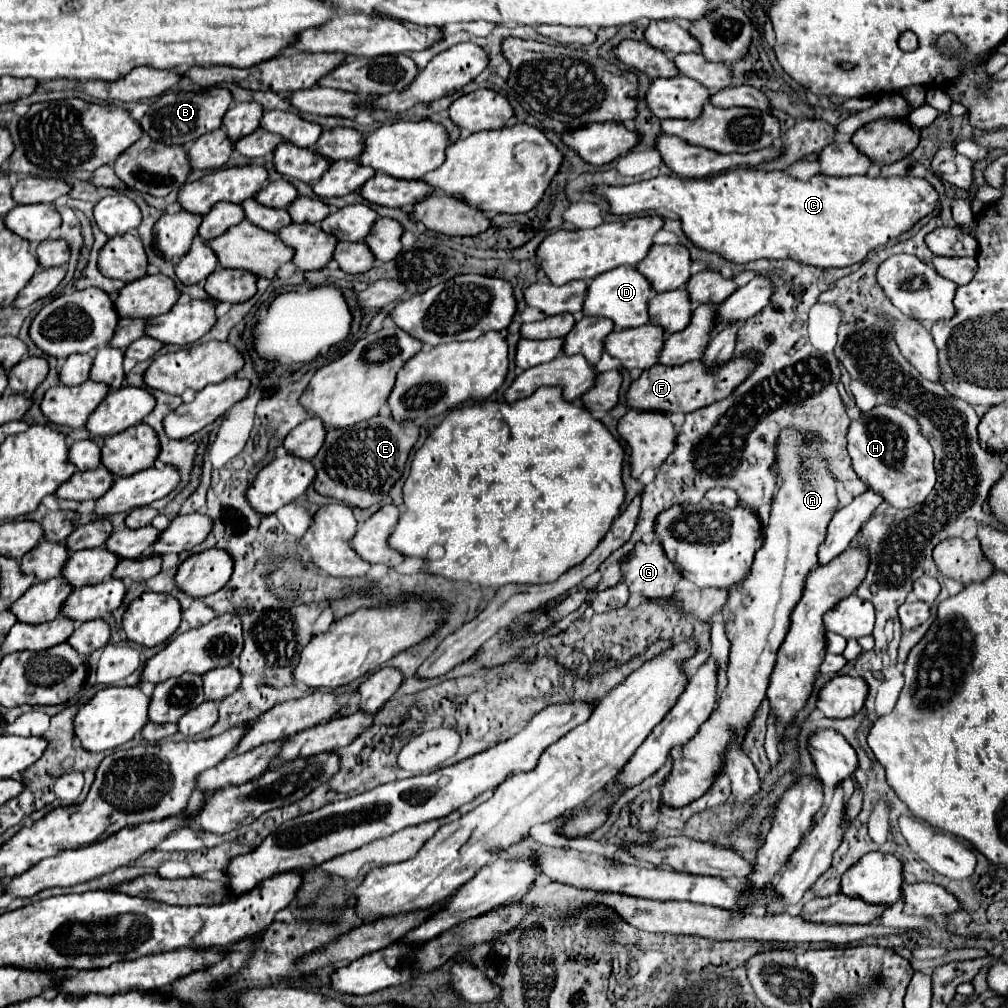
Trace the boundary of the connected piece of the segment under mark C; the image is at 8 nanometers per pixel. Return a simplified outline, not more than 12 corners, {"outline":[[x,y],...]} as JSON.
{"outline":[[762,168],[594,186],[732,264],[862,262],[938,202],[912,176]]}

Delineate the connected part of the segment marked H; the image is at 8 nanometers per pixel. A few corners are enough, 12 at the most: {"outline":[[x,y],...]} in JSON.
{"outline":[[896,406],[850,424],[858,478],[894,508],[934,488],[932,446]]}

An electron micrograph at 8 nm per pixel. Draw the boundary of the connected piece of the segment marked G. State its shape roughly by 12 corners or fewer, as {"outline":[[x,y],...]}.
{"outline":[[638,542],[622,562],[630,594],[672,596],[680,572],[660,544]]}

